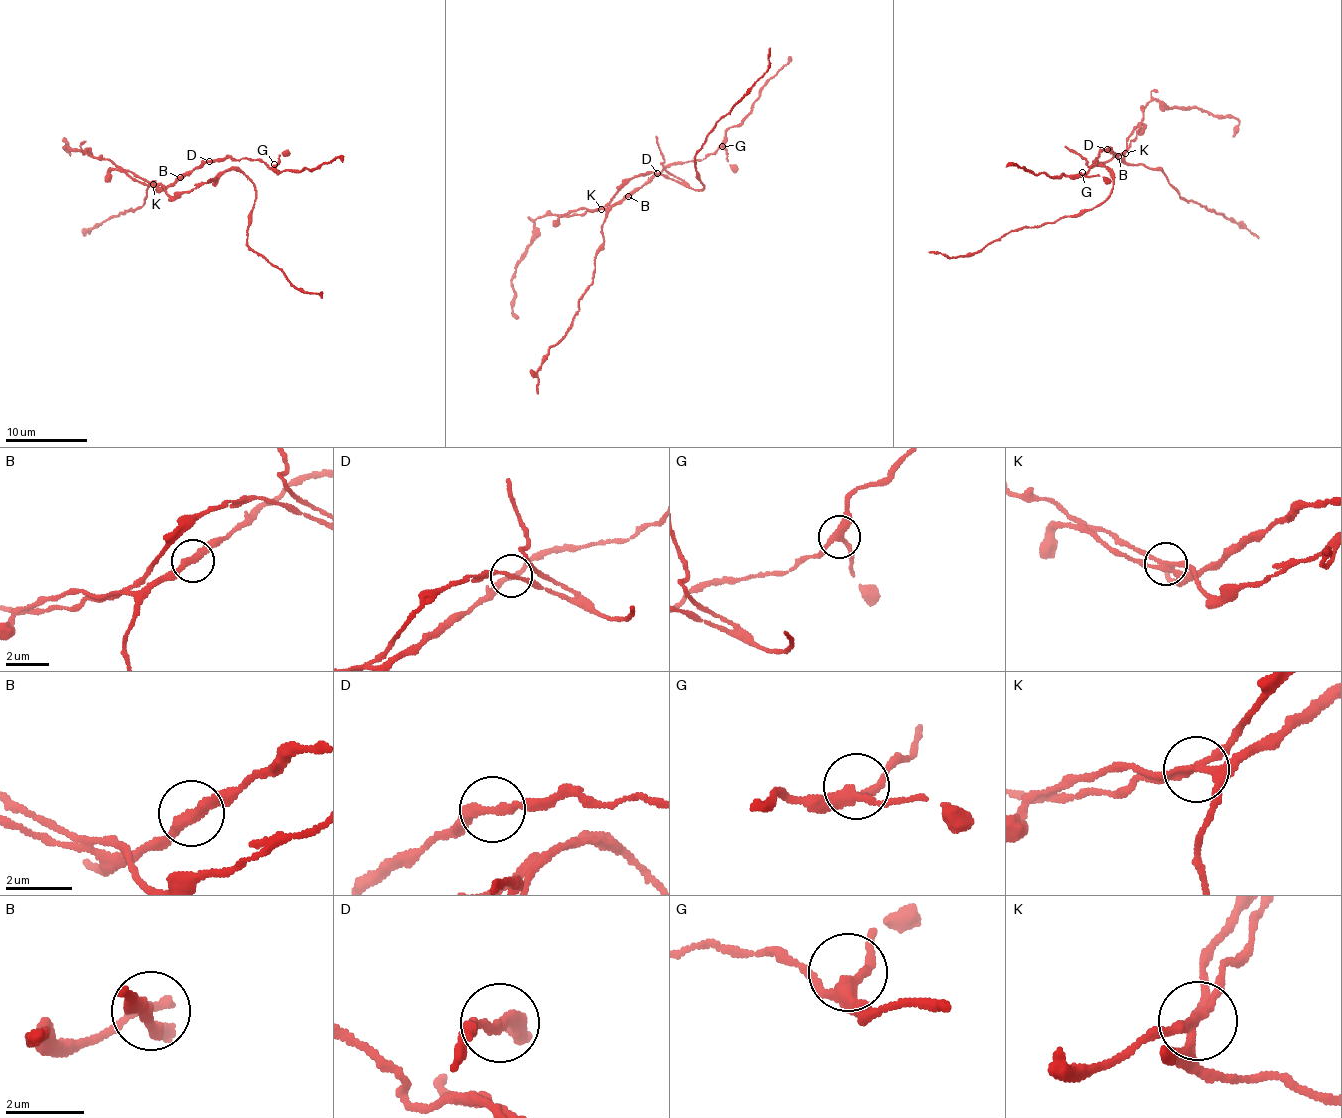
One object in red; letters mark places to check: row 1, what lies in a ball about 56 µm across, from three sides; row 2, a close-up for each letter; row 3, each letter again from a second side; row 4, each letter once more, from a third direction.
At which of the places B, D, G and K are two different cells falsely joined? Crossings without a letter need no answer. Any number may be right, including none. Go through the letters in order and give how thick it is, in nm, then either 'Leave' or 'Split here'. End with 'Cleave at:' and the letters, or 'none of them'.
B: Thickness 320 nm. Leave
D: Thickness 240 nm. Leave
G: Thickness 280 nm. Leave
K: Thickness 220 nm. Split here
Cleave at: K

